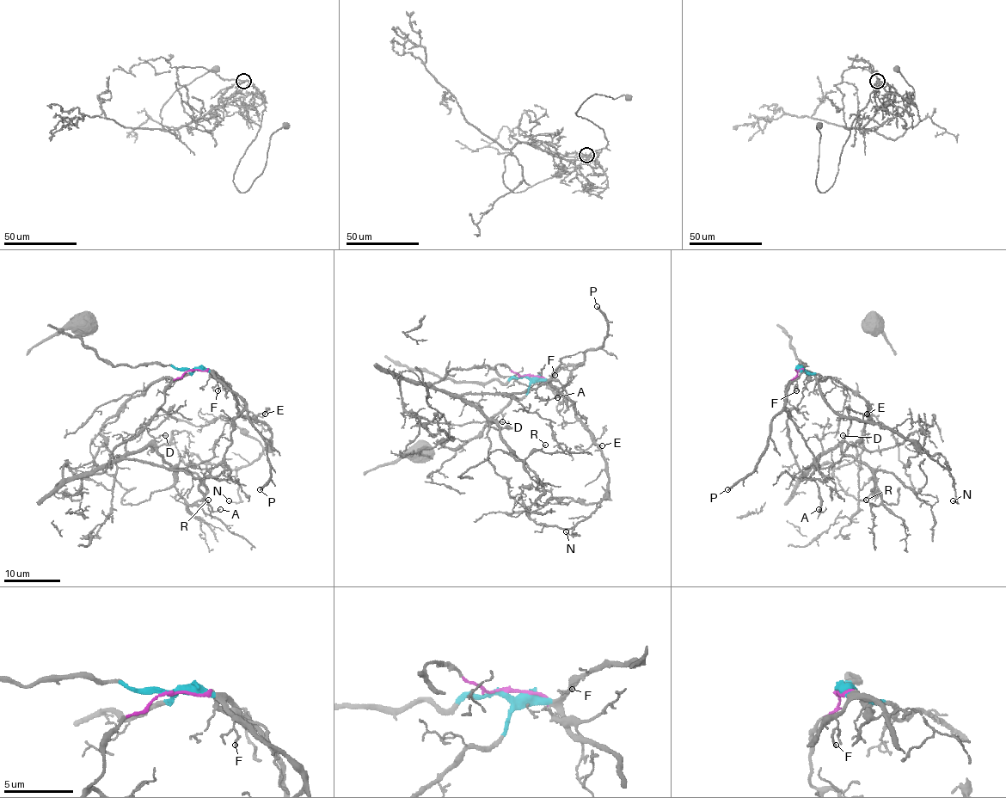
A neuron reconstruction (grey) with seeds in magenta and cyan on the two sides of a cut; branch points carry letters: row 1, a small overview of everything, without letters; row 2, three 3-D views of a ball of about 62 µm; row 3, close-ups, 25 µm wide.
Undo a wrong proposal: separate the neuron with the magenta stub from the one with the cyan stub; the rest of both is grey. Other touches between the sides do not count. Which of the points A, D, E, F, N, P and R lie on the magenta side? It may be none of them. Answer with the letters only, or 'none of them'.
A, D, R

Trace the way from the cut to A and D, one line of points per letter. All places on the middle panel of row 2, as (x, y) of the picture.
A: (526, 376), (506, 365), (473, 366), (452, 369), (434, 384), (455, 395), (535, 389), (542, 400), (557, 396)
D: (526, 376), (514, 373), (506, 365), (473, 366), (452, 369), (434, 384), (476, 407), (493, 423), (502, 422)

